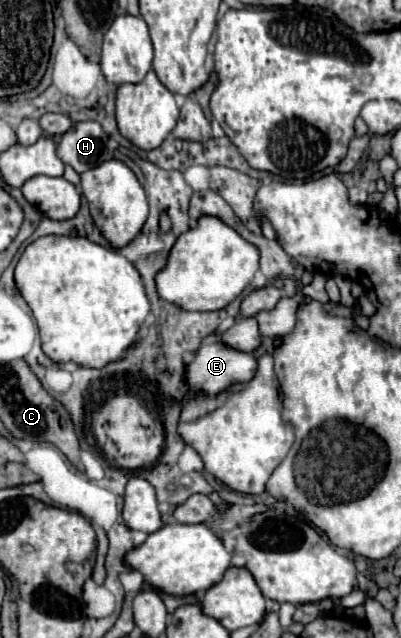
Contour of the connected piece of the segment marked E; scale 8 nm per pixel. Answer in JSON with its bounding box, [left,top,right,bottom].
[184,342,256,396]

